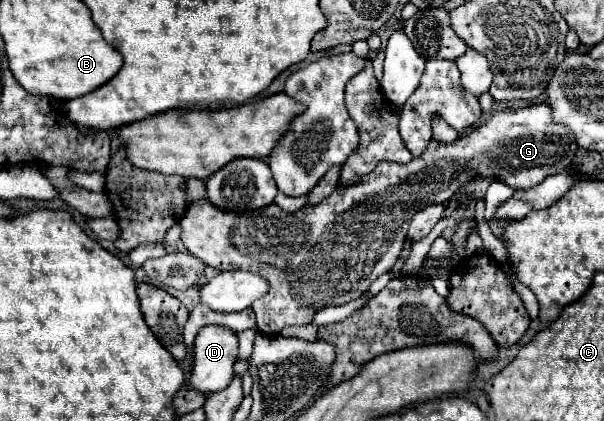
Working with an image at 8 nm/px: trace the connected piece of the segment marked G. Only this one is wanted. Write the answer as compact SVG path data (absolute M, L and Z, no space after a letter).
M548 103L524 109L504 109L454 143L440 143L432 139L428 149L406 165L380 161L372 173L360 179L360 183L344 187L344 191L336 189L322 203L306 205L296 213L288 213L276 203L252 211L224 211L208 199L194 201L180 219L180 241L194 257L218 271L242 269L264 275L270 281L270 293L264 299L258 299L252 309L256 313L258 329L266 335L278 335L284 325L308 325L312 323L316 311L330 305L346 305L366 293L372 281L390 271L398 261L410 219L424 205L450 201L456 191L476 177L492 177L512 189L534 187L548 175L568 169L576 153L578 143L572 139L572 131L564 125L556 125Z

